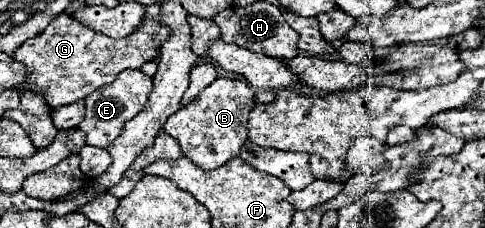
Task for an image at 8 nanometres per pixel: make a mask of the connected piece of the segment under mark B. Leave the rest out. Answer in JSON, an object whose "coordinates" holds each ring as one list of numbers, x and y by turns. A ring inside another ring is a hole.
{"coordinates":[[218,78,188,106,174,112,166,124,164,132,178,140,186,158,190,158,202,170,212,170,222,166,226,160,240,154,240,148,248,140,248,114,256,106,254,90,240,80]]}

